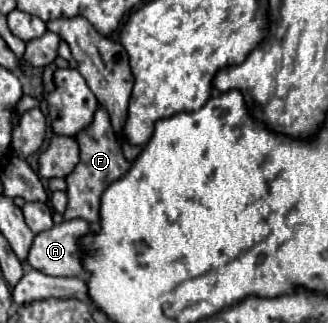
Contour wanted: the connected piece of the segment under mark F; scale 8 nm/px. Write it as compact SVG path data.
M103 106L97 108L93 122L85 130L77 132L75 140L79 144L79 164L65 178L69 204L67 204L67 210L65 210L63 218L65 220L81 218L81 220L89 222L91 226L97 226L99 224L99 198L101 198L103 190L111 182L115 182L117 178L121 178L131 168L131 164L123 158L121 142L119 142L115 130L113 130L111 118L109 118L109 114L107 114L107 110Z

